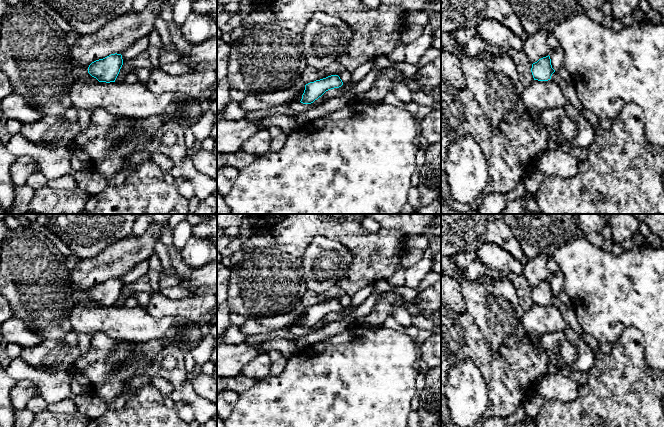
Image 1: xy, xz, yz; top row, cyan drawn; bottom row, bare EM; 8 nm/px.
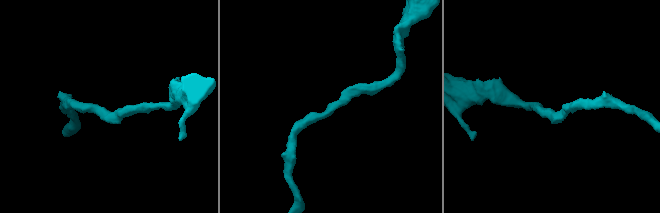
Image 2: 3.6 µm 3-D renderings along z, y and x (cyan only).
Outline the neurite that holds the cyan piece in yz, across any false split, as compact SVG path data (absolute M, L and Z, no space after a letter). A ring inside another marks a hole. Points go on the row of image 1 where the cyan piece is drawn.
M550 56L543 57L532 64L531 72L534 80L548 81L555 70L552 68Z

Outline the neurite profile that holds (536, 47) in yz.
M540 29L530 34L524 42L523 50L532 64L550 54L551 51L547 44L548 34L548 31Z

